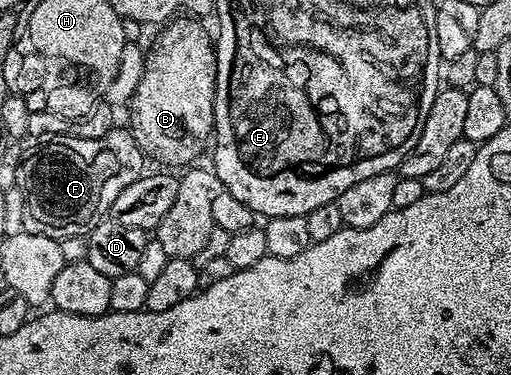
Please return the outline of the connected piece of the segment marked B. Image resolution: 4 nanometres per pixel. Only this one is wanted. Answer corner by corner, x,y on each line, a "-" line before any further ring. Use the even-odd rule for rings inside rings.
177,16
164,23
153,42
153,47
145,54
145,71
133,98
127,103
130,127
146,159
162,162
162,167
188,167
201,153
206,153
213,133
213,109
217,91
217,52
211,41
211,34
200,26
193,16

